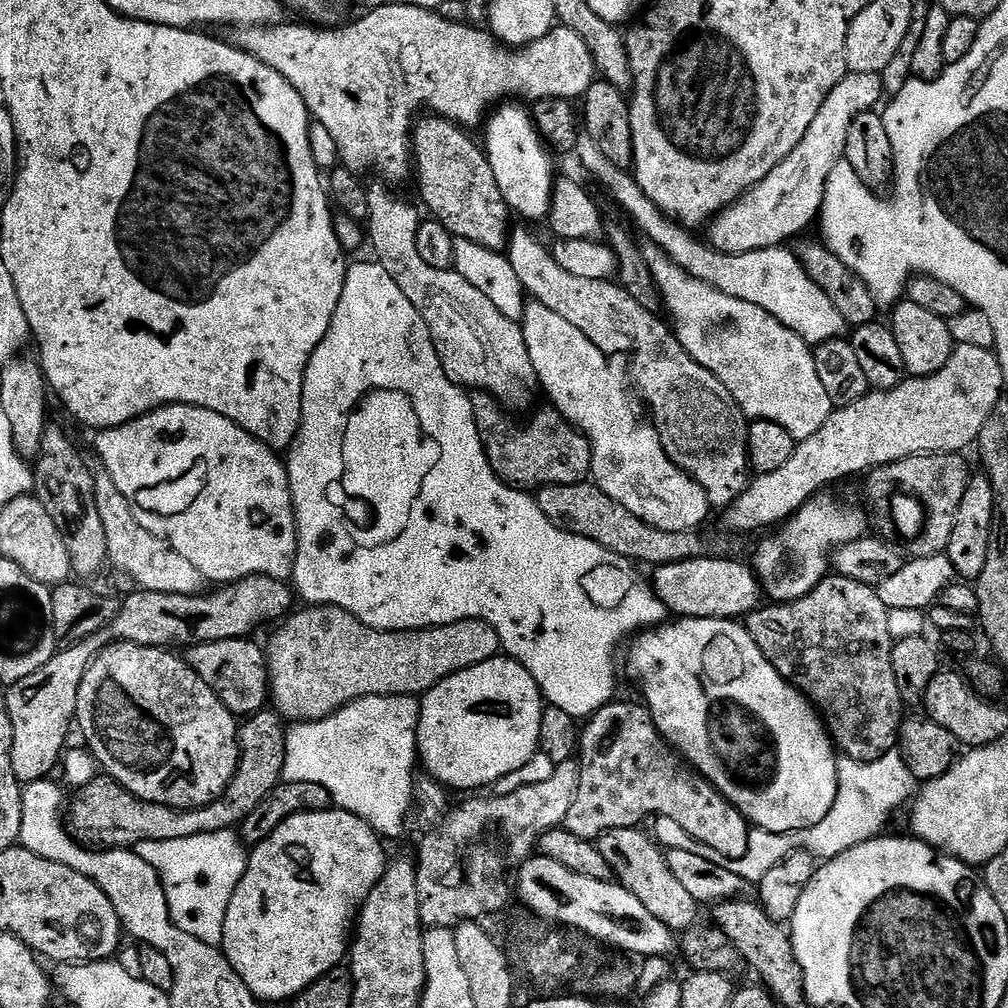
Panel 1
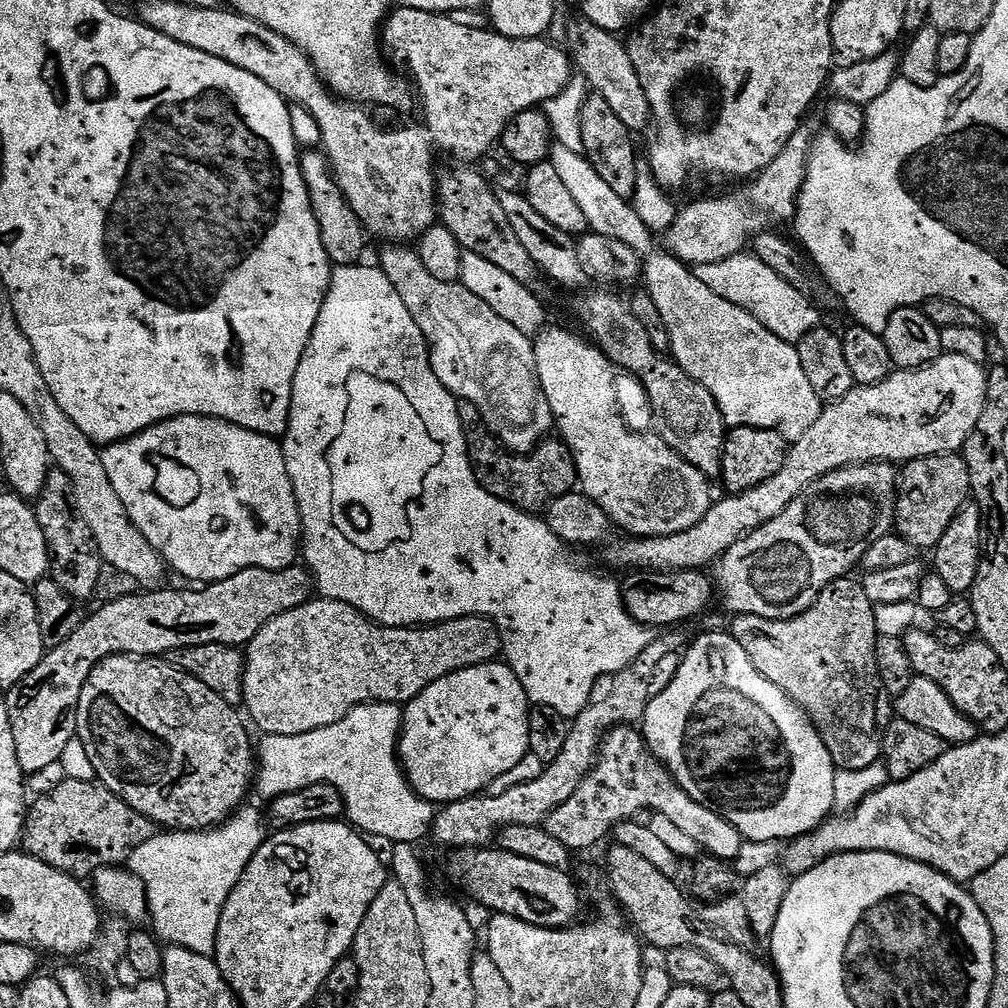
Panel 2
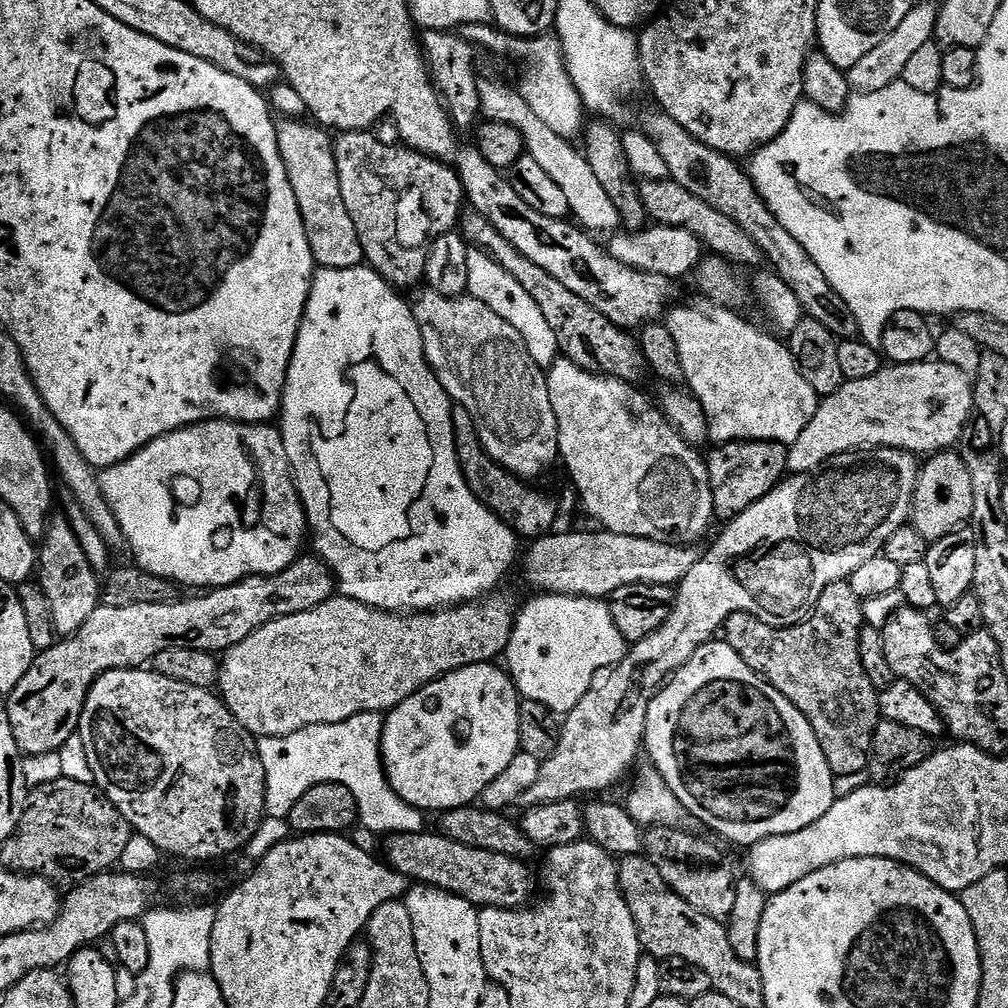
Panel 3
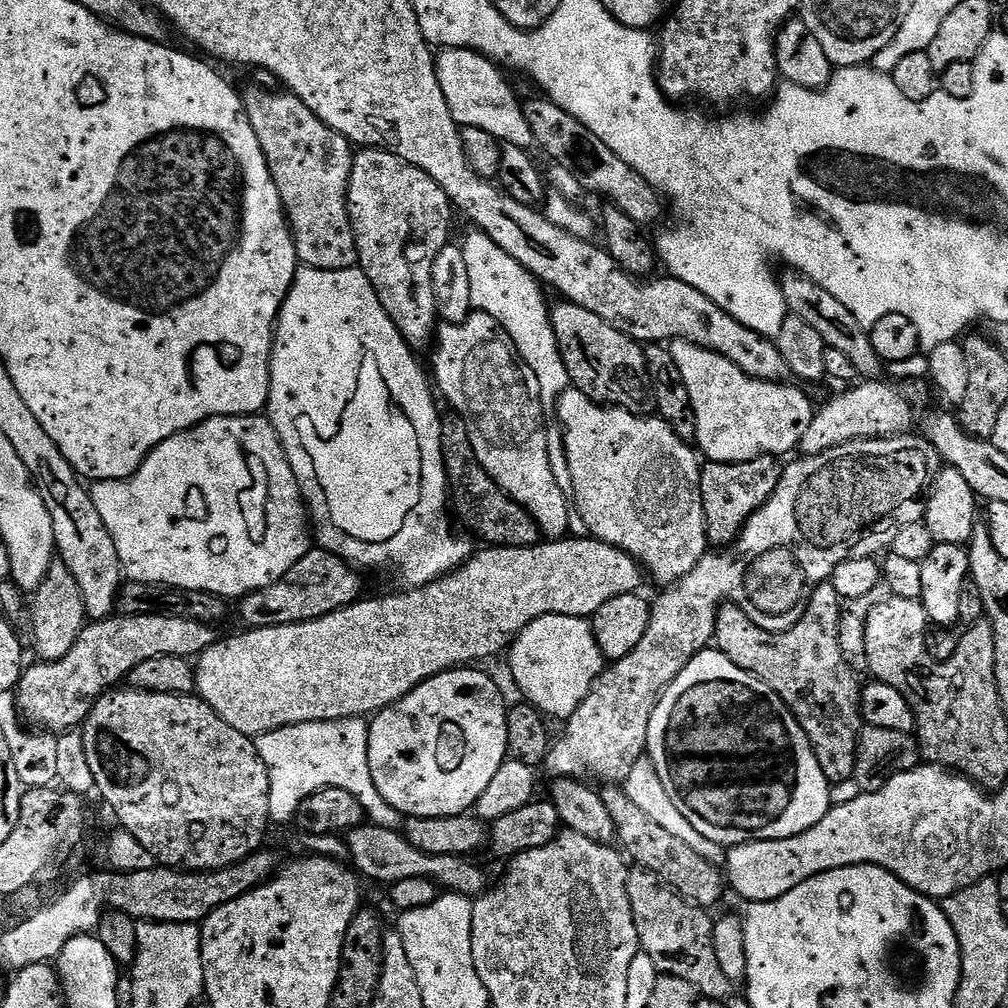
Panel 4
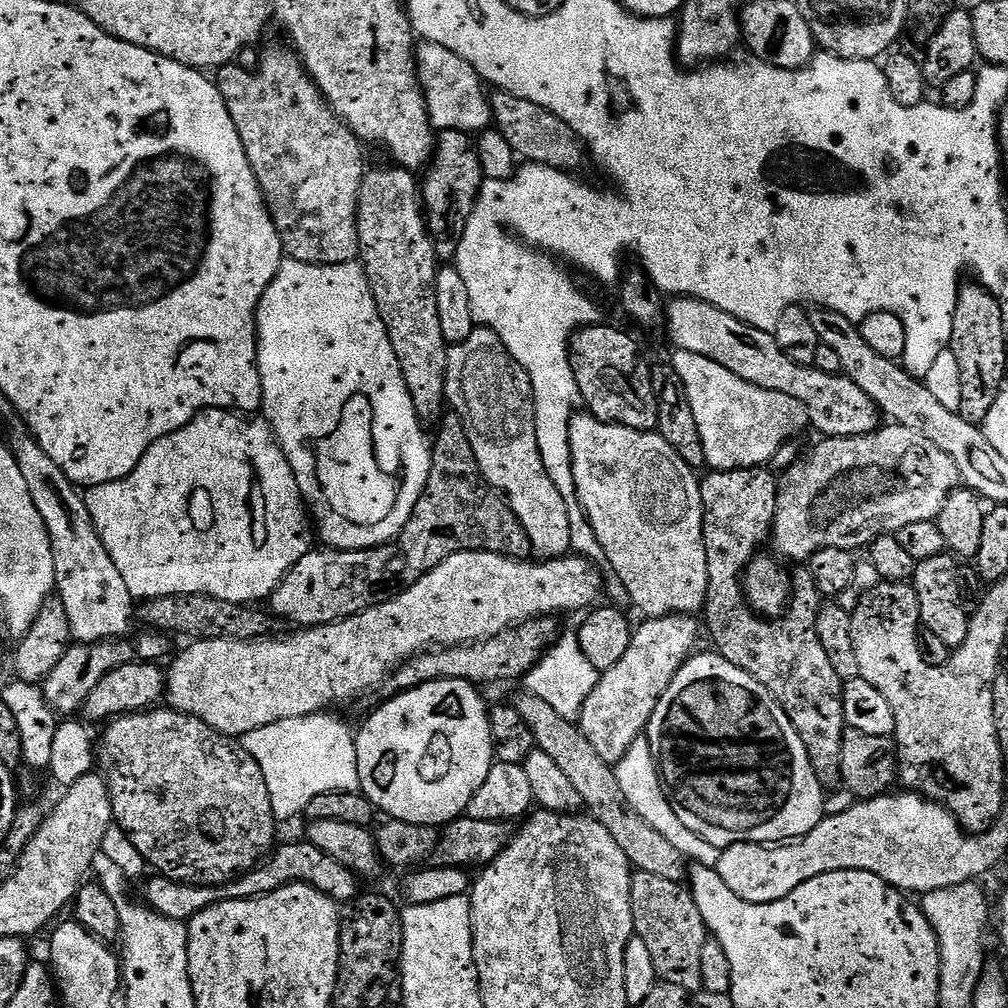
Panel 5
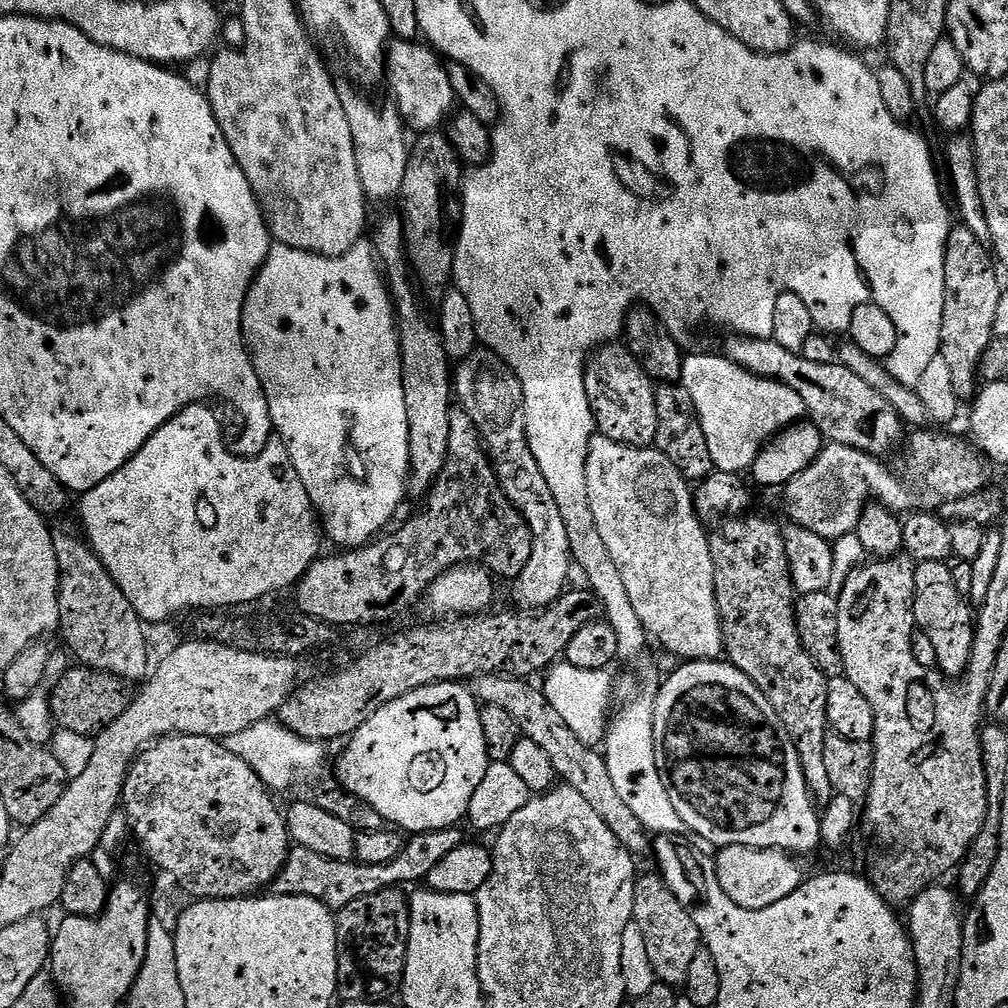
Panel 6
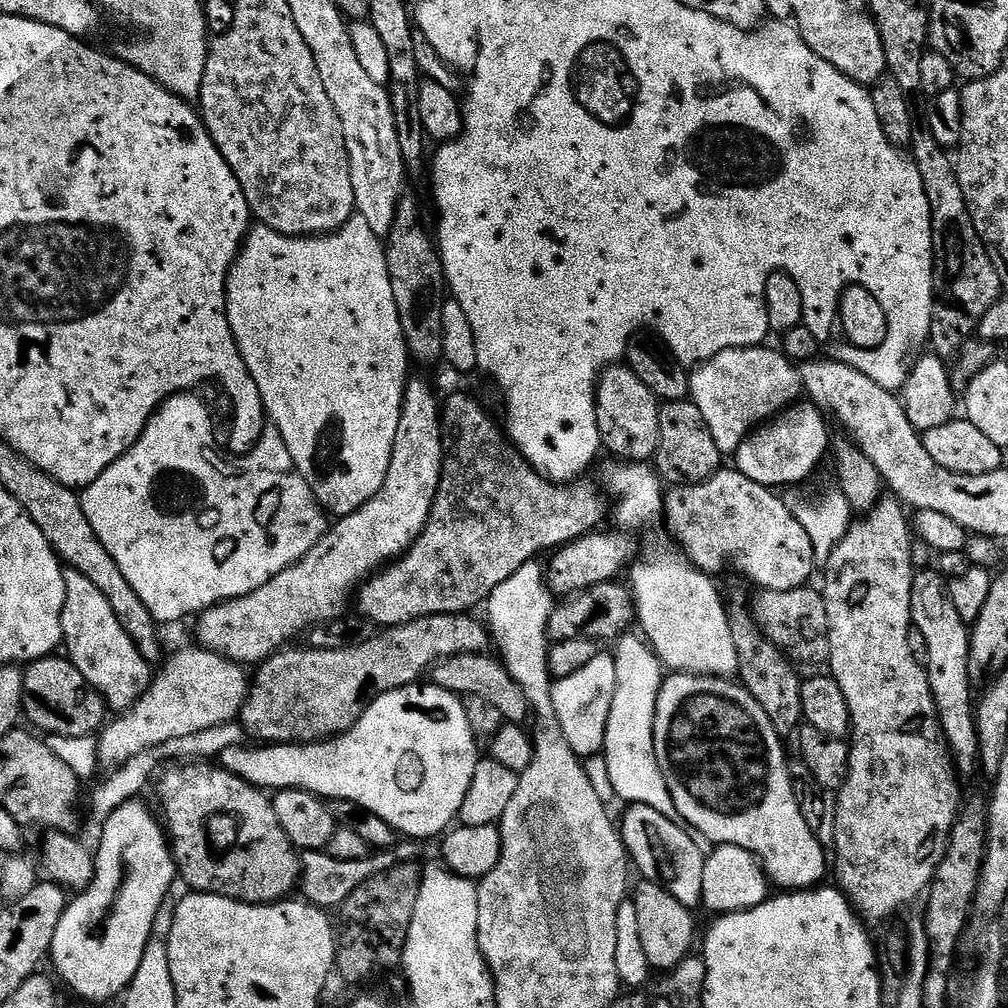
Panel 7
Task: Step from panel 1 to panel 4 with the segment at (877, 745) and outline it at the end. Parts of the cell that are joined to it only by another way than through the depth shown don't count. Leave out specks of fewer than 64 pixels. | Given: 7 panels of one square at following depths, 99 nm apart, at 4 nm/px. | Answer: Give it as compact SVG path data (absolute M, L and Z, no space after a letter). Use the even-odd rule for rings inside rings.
M825 582L816 586L806 614L802 614L802 618L793 628L784 632L771 632L763 628L739 604L724 602L716 615L714 637L715 647L719 651L725 652L738 666L767 682L784 699L786 706L796 715L797 722L810 738L812 749L818 758L818 766L822 766L822 774L826 774L829 785L846 782L847 779L855 777L860 729L865 727L864 717L860 714L862 684L861 681L856 681L857 673L840 645L841 615L842 598L831 582Z

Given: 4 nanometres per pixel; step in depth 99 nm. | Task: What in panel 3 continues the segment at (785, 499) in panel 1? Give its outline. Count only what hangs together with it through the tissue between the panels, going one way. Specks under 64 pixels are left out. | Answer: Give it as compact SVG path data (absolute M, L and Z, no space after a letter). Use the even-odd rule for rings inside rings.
M929 358L918 362L917 364L892 364L891 366L882 366L878 370L878 374L874 374L871 378L858 378L857 380L845 380L844 385L834 394L823 397L820 402L820 408L814 414L814 418L810 418L810 426L806 426L806 430L802 430L802 434L798 438L798 442L790 445L788 450L788 472L795 474L797 472L813 472L816 468L821 468L830 458L834 458L838 454L846 454L847 452L863 452L874 448L897 448L903 452L911 452L913 454L941 453L951 449L953 446L959 445L960 438L964 434L964 429L968 427L972 413L972 390L974 384L970 376L963 373L956 366L944 364L937 358ZM595 530L596 532L560 532L541 536L539 540L531 541L527 545L526 551L522 556L522 564L524 560L524 576L537 588L540 592L553 592L556 596L585 596L585 601L600 602L603 598L611 598L614 590L622 590L622 586L634 586L635 584L671 584L679 585L682 578L686 578L686 574L690 574L690 570L694 570L694 566L700 561L701 553L695 552L695 547L686 544L667 544L666 542L658 542L650 538L638 538L637 536L627 536L626 534L618 534L617 532L609 532L607 530Z

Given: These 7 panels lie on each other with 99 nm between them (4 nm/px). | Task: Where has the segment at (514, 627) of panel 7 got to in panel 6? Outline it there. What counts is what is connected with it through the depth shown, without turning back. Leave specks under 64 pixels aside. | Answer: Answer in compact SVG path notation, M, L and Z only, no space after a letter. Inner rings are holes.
M480 346L455 365L454 396L459 407L471 414L502 490L532 529L530 558L514 580L516 600L520 603L517 605L524 610L544 608L564 595L569 587L568 574L574 568L574 561L570 534L566 534L560 504L542 474L542 466L538 466L538 458L534 458L528 445L522 382L499 354Z

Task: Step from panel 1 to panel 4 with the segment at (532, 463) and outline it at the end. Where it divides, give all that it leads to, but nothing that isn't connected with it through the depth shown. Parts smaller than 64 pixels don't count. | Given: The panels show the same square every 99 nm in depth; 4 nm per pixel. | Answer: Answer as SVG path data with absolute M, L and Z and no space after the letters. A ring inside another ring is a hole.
M455 414L445 415L442 420L442 454L455 511L456 508L460 511L461 518L484 539L484 542L492 546L509 544L515 548L541 543L542 533L535 520L521 504L507 496L476 461L472 444L468 441L466 422Z

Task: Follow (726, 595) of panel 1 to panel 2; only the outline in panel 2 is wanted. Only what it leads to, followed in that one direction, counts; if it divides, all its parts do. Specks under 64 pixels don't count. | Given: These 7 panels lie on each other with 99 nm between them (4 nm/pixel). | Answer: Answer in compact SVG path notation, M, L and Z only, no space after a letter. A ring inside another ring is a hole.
M704 570L694 572L636 572L635 574L625 576L628 577L622 580L622 591L624 593L626 610L639 624L645 624L653 630L668 630L673 626L680 626L676 624L682 623L683 620L692 620L695 616L702 615L707 610L712 596L714 600L714 580Z

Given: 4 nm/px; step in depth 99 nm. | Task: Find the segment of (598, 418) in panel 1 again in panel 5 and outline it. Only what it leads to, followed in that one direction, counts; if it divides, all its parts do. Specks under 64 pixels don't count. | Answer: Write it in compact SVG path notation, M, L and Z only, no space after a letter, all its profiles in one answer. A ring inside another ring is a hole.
M580 410L572 417L570 424L570 444L572 446L572 461L574 462L574 480L576 482L576 497L588 515L592 523L596 537L604 554L608 554L608 560L612 568L617 572L619 583L624 585L628 592L628 600L636 603L648 618L657 616L671 616L673 614L696 614L704 607L704 601L708 598L708 563L706 562L706 546L704 545L704 511L702 510L702 494L700 493L701 477L697 469L687 464L666 442L666 438L659 431L649 430L643 432L637 428L628 428L625 424L609 424L606 420L599 420L587 410Z

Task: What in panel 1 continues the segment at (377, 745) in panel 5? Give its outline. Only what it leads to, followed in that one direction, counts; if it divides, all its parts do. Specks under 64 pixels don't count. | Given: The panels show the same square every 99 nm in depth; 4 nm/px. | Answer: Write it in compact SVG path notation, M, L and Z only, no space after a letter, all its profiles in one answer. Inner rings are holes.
M507 654L454 672L420 700L419 763L431 779L448 790L494 786L506 774L522 770L540 751L545 707L538 682Z

